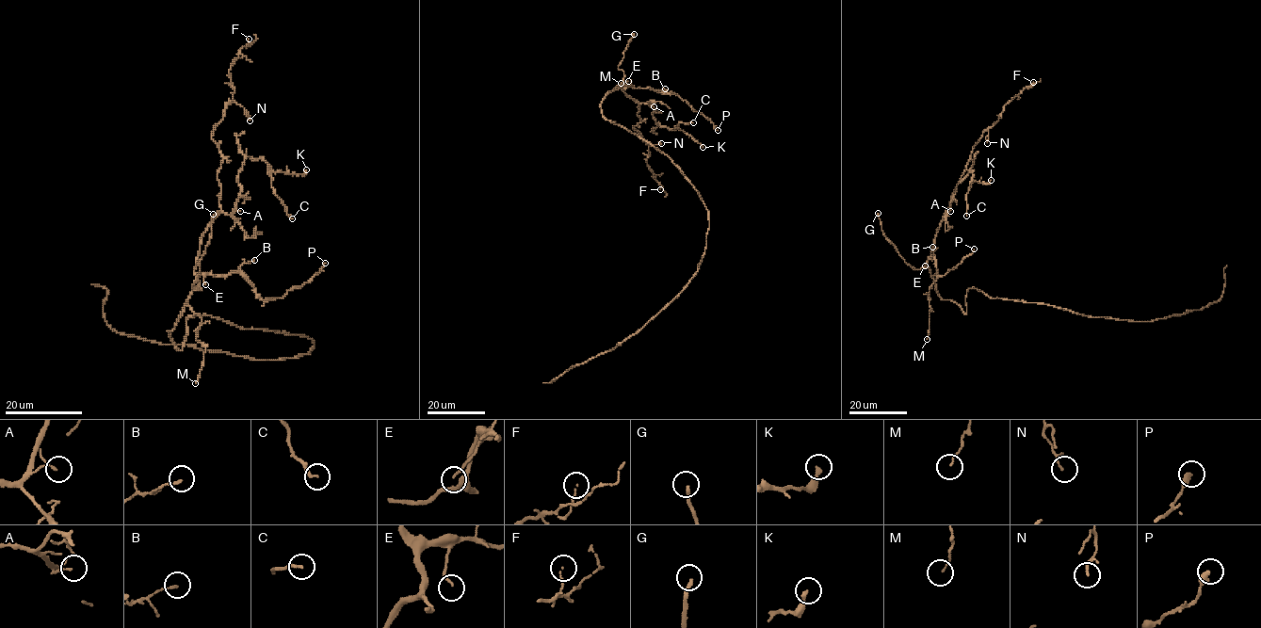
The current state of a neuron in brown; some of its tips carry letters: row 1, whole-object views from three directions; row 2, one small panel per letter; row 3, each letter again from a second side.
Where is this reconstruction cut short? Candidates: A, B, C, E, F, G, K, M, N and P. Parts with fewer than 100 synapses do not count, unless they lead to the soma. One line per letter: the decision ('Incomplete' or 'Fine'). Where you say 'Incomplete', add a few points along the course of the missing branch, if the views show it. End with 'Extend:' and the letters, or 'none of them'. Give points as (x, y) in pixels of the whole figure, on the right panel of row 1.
A: Fine
B: Fine
C: Fine
E: Fine
F: Fine
G: Incomplete. Course of what is missing: (878, 213), (871, 174)
K: Fine
M: Fine
N: Fine
P: Fine
Extend: G

